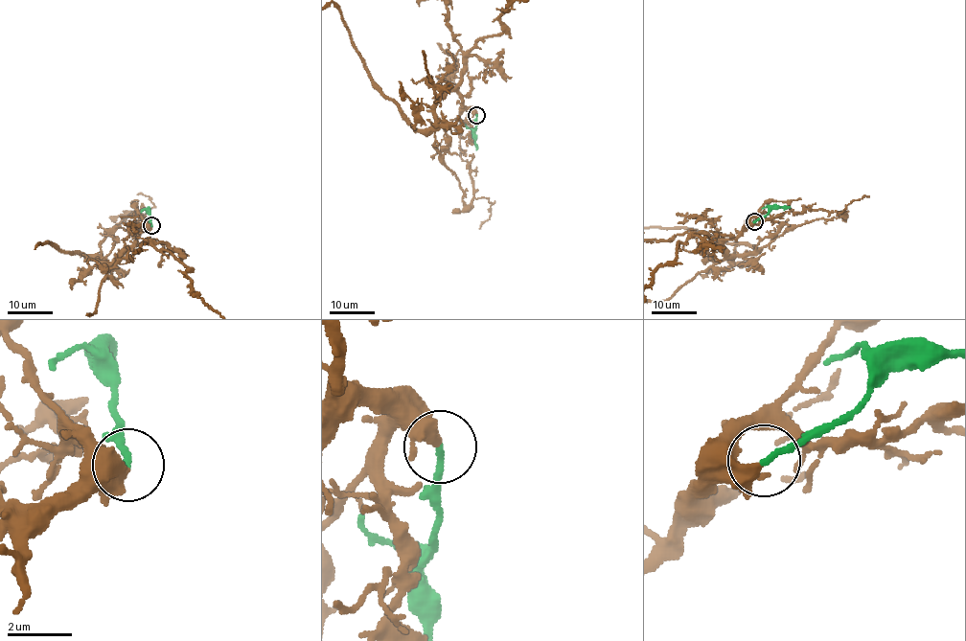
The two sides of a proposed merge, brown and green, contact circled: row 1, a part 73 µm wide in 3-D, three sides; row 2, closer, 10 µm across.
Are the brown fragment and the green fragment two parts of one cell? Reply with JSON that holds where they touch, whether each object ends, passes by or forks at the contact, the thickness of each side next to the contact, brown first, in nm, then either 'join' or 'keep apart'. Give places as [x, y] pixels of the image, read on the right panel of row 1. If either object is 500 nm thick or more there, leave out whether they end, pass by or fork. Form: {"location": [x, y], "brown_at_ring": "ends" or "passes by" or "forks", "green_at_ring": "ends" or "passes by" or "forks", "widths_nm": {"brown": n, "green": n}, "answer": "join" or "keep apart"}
{"location": [754, 221], "brown_at_ring": "passes by", "green_at_ring": "ends", "widths_nm": {"brown": 280, "green": 190}, "answer": "join"}

